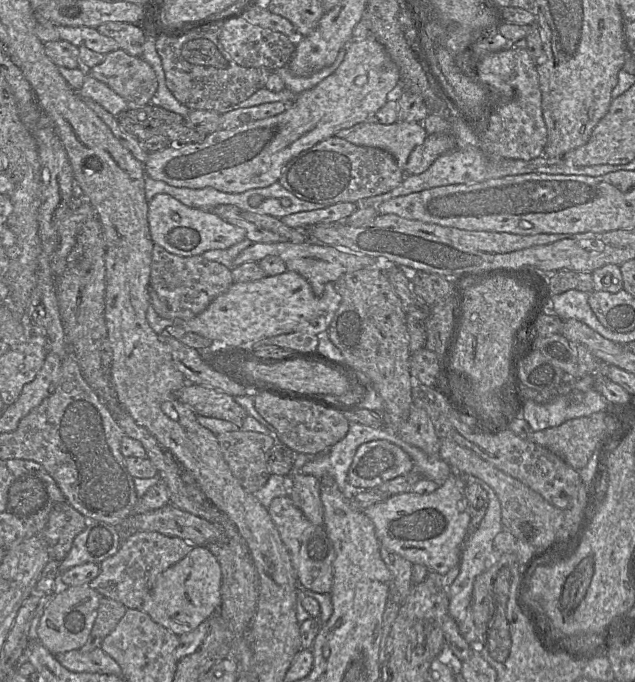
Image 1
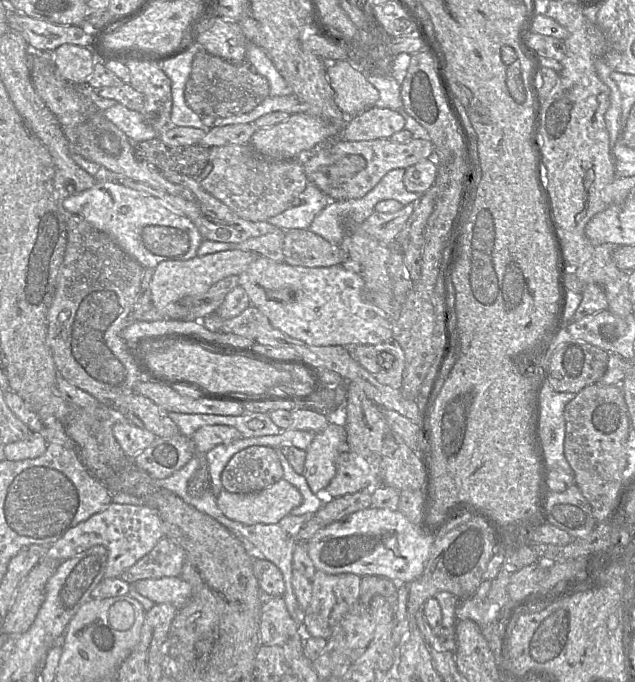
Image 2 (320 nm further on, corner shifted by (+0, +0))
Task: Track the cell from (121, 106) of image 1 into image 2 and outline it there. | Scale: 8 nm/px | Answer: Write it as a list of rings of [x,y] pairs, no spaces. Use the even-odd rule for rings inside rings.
[[[120,103],[108,108],[103,113],[133,143],[150,140],[159,135],[159,132],[145,122],[140,112],[130,110]]]

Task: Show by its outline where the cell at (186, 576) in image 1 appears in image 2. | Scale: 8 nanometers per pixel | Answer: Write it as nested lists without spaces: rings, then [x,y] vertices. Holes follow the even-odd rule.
[[[180,576],[143,579],[134,584],[138,593],[155,604],[170,603],[176,609],[184,607],[192,595],[190,584]]]

